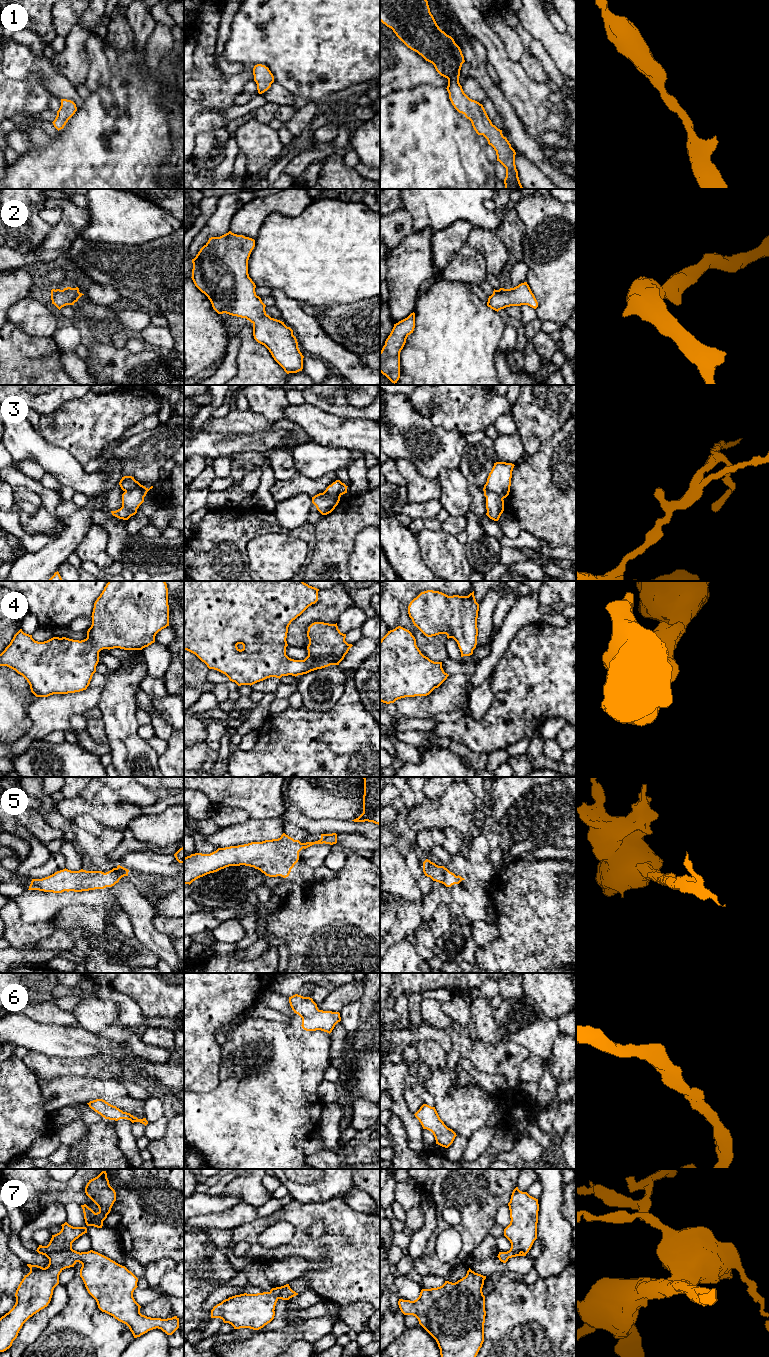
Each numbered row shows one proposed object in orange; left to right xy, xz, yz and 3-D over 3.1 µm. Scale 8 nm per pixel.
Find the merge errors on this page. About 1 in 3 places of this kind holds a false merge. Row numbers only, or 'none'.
3

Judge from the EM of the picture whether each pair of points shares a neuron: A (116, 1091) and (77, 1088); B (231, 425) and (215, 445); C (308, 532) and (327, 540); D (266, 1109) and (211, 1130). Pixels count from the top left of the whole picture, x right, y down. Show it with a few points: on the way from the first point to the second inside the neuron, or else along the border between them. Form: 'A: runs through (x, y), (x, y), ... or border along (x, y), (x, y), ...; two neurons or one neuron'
A: runs through (106, 1095), (100, 1095), (93, 1090), (87, 1090); one neuron
B: border along (201, 430), (216, 433), (241, 433), (247, 436); two neurons
C: border along (314, 525), (315, 545), (309, 558); two neurons
D: runs through (252, 1122), (248, 1126), (225, 1126); one neuron

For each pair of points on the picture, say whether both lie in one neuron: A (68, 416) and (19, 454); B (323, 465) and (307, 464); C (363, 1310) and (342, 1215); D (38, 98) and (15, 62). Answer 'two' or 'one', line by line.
A: two
B: one
C: two
D: two

